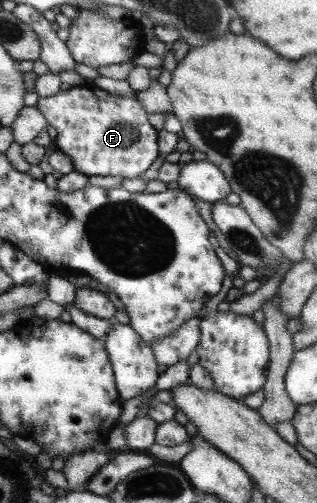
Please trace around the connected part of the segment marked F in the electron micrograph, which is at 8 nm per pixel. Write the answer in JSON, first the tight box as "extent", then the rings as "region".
{"extent":[34,84,158,178],"region":[[[84,84],[54,96],[38,97],[34,107],[46,124],[56,129],[56,150],[68,156],[78,174],[134,178],[158,156],[157,131],[148,123],[148,114],[135,97],[118,96]]]}

